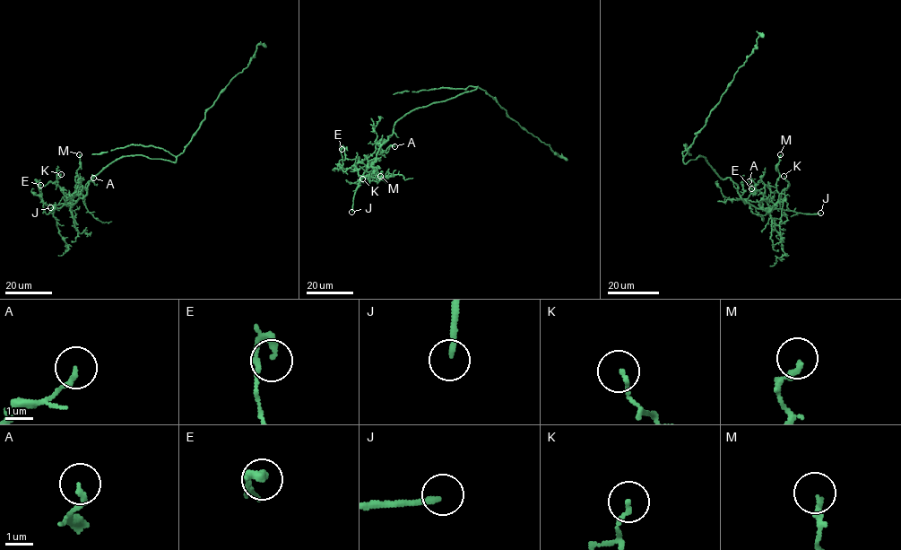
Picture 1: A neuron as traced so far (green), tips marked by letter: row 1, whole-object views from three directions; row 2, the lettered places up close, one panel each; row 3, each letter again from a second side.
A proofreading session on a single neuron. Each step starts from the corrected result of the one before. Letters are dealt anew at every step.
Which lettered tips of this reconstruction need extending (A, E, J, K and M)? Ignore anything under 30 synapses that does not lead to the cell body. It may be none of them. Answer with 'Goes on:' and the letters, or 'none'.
Goes on: J

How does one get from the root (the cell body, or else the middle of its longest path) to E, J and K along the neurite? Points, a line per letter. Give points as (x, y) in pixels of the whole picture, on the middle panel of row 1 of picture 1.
E: (443, 101), (415, 108), (400, 118), (369, 167), (355, 162), (344, 171), (342, 169), (342, 149)
J: (443, 101), (415, 108), (395, 122), (393, 134), (381, 145), (375, 161), (361, 178), (354, 195), (351, 212)
K: (443, 101), (415, 108), (400, 118), (394, 125), (393, 134), (376, 153), (374, 170), (362, 178)

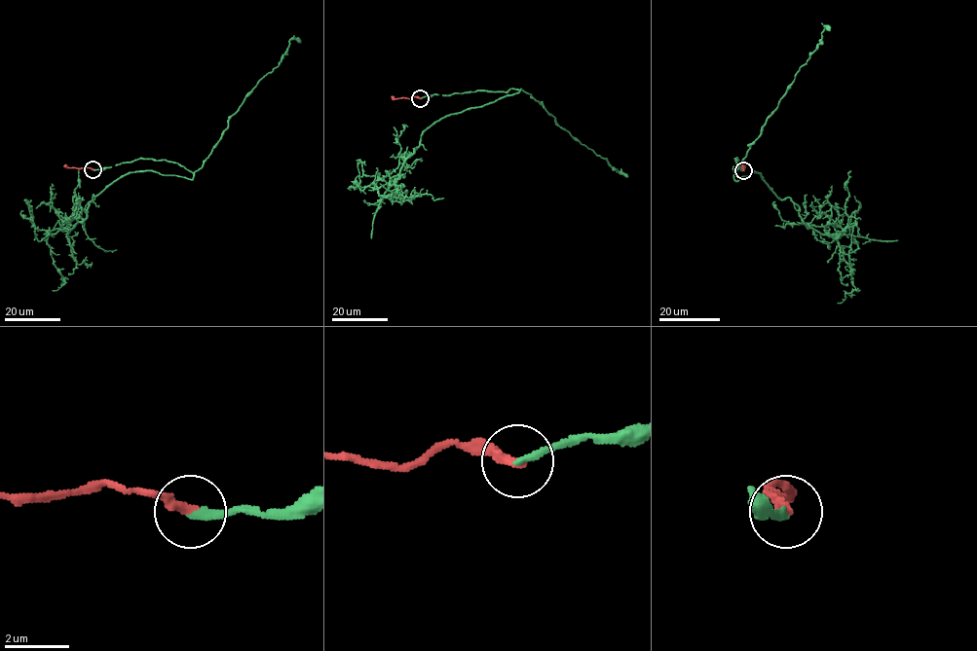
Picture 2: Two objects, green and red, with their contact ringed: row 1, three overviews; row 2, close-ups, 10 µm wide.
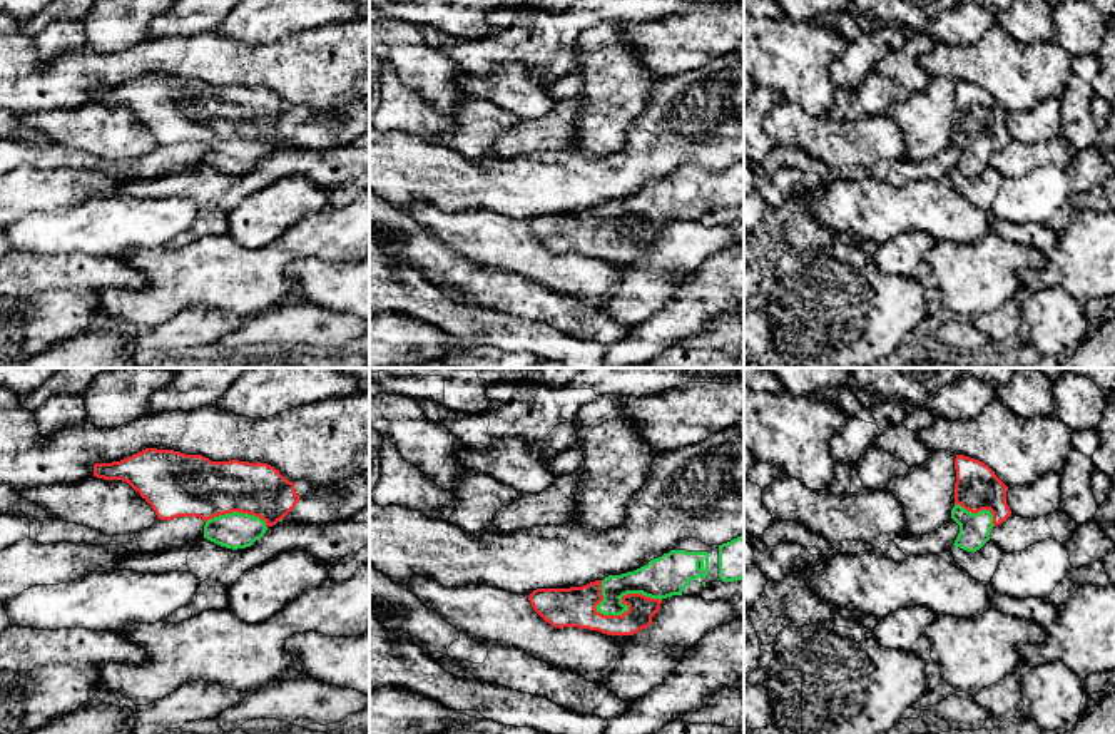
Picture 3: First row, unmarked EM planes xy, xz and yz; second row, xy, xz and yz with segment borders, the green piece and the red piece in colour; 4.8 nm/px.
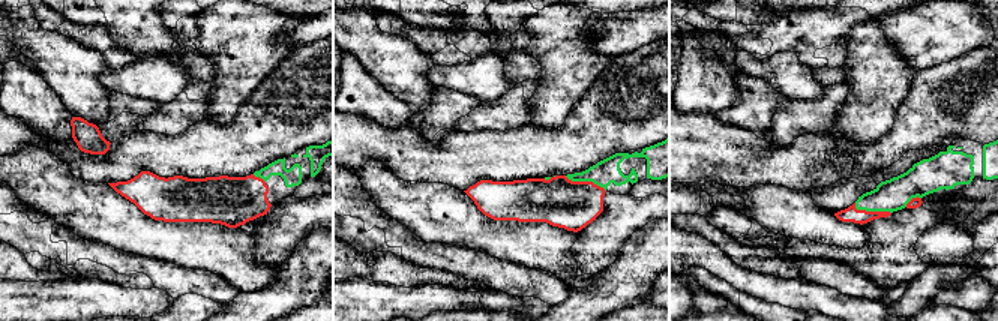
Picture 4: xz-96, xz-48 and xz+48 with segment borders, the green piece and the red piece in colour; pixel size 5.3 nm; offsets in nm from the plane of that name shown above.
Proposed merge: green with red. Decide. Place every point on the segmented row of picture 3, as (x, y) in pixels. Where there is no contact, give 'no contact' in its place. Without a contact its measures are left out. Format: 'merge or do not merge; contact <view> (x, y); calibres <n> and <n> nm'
merge; contact xz (621, 601); calibres 200 and 190 nm

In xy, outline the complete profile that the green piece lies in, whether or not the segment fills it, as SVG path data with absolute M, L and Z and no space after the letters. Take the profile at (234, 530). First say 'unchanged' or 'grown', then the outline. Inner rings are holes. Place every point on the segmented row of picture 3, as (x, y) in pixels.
grown; M145 448L120 461L95 463L94 477L129 483L152 507L159 520L202 518L204 538L232 550L251 547L301 498L294 492L294 483L267 463L211 461L202 455L174 450Z

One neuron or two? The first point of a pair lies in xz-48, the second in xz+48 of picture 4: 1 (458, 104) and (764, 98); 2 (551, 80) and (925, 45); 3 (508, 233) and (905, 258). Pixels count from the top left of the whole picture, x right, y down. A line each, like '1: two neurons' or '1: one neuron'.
1: one neuron
2: two neurons
3: two neurons

